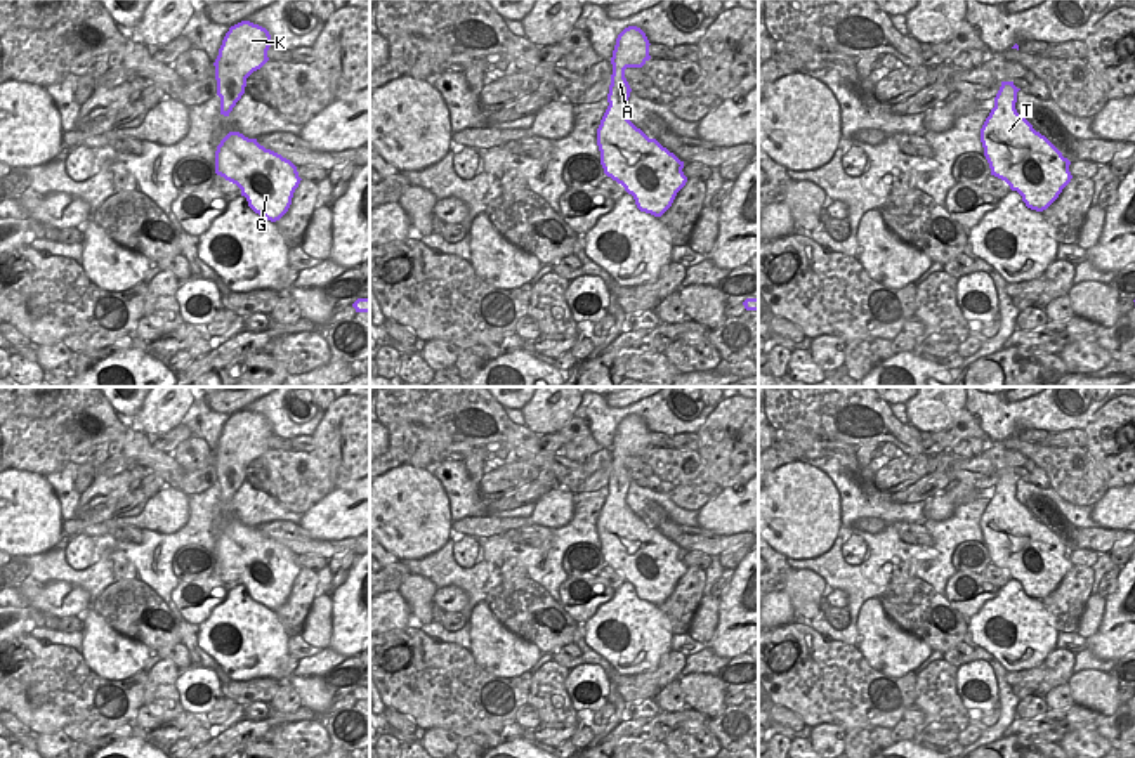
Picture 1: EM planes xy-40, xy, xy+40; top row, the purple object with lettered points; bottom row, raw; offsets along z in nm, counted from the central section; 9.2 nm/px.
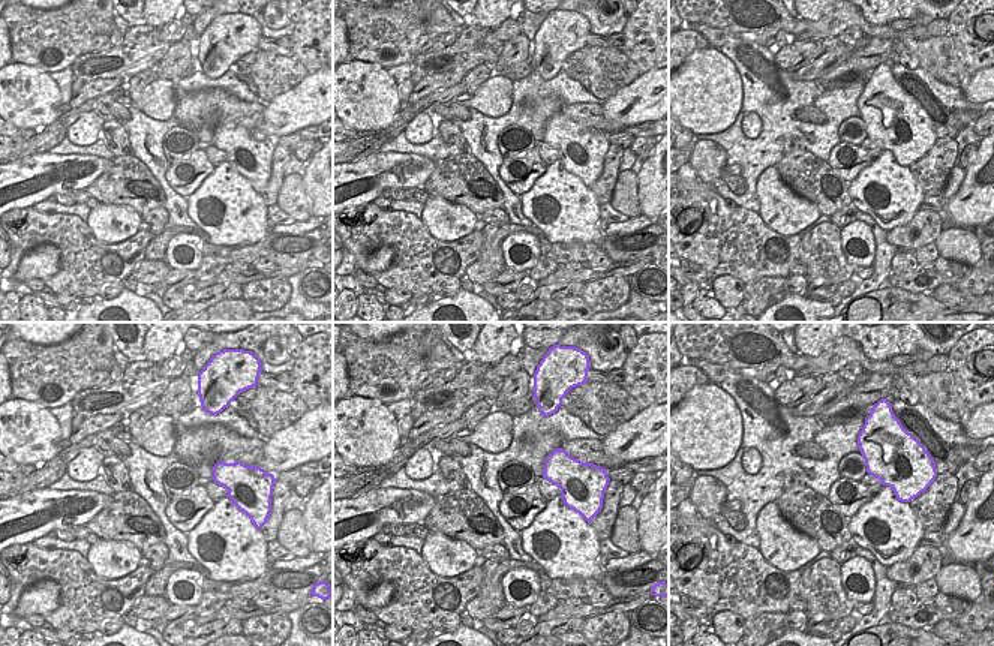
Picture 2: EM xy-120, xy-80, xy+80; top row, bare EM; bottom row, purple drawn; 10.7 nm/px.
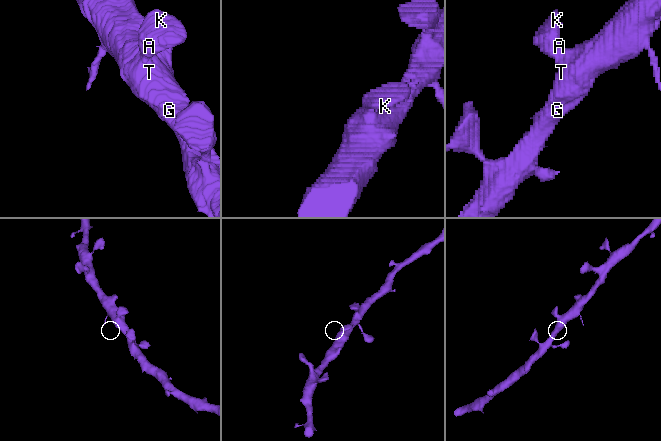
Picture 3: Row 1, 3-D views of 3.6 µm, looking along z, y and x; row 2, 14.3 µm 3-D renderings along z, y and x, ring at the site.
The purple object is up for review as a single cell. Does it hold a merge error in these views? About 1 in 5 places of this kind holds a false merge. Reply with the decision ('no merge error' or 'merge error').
no merge error

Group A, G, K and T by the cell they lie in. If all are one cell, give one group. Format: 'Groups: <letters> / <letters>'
Groups: A G K T.

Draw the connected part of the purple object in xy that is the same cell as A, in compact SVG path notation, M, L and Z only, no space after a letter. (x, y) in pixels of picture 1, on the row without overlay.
M637 415L625 416L613 439L607 498L597 517L597 534L604 562L633 585L640 600L661 605L686 574L684 550L649 527L627 505L630 474L627 456L642 456L649 448L649 428Z

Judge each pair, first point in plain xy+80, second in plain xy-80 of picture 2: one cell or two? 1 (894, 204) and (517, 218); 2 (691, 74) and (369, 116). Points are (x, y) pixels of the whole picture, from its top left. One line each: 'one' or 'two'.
1: two
2: one

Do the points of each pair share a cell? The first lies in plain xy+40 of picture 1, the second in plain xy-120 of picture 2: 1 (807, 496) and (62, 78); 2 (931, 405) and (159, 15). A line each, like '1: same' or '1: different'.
1: different
2: same

